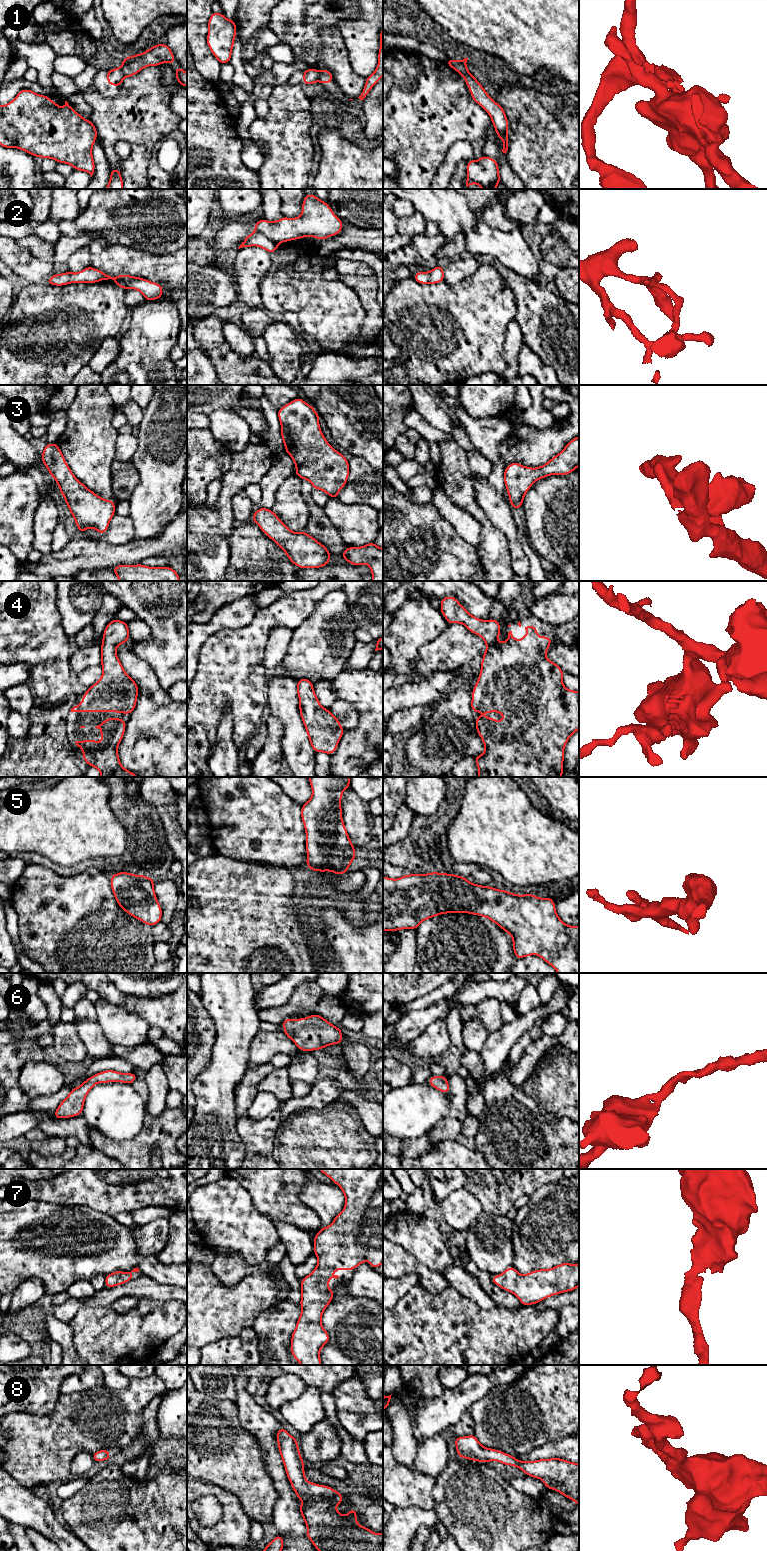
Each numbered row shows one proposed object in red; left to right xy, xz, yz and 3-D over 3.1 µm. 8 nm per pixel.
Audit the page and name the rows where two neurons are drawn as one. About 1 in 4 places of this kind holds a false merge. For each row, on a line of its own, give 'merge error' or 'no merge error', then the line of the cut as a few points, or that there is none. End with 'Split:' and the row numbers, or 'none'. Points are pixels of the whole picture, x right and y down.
1: merge error; cut in xz along (318, 71), (319, 80)
2: merge error; cut in xz along (255, 230), (277, 243)
3: no merge error; no cut
4: no merge error; no cut
5: no merge error; no cut
6: no merge error; no cut
7: no merge error; no cut
8: no merge error; no cut
Split: 1, 2

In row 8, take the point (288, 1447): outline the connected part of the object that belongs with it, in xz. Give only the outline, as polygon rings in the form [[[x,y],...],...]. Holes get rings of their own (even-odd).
[[[281,1426],[276,1434],[276,1440],[286,1475],[297,1495],[297,1498],[304,1502],[299,1505],[299,1510],[307,1526],[306,1536],[311,1540],[314,1547],[318,1551],[383,1551],[383,1532],[381,1534],[376,1534],[368,1527],[359,1526],[357,1524],[357,1512],[353,1508],[349,1510],[347,1516],[340,1514],[339,1511],[335,1509],[335,1506],[341,1504],[343,1501],[341,1493],[329,1486],[323,1484],[317,1486],[315,1482],[309,1483],[307,1481],[305,1478],[304,1461],[300,1455],[297,1439],[291,1436],[285,1428]]]

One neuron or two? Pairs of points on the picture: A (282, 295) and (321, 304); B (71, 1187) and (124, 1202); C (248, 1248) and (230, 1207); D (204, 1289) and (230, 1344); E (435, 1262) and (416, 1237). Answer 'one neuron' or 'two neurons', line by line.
A: one neuron
B: one neuron
C: one neuron
D: two neurons
E: one neuron

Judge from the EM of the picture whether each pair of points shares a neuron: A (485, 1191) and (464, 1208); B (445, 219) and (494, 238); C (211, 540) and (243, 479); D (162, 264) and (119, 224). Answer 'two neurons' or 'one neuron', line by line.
A: two neurons
B: one neuron
C: one neuron
D: two neurons

